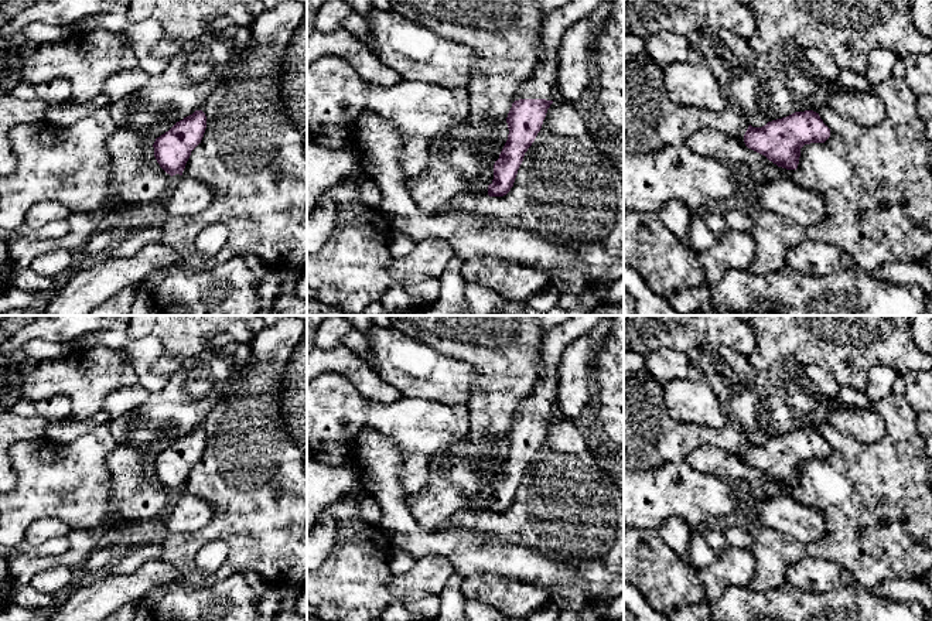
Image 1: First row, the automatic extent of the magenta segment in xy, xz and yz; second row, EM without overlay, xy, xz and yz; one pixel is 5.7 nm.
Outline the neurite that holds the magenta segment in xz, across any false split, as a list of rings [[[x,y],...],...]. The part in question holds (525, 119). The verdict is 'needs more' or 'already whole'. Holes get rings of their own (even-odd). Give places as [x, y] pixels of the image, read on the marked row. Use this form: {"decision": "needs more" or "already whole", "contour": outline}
{"decision": "needs more", "contour": [[[570,0],[550,11],[540,28],[540,61],[535,72],[515,92],[508,113],[508,140],[494,164],[494,180],[488,185],[489,197],[503,197],[513,187],[525,153],[542,129],[547,109],[556,98],[559,51],[564,34],[577,21],[593,16],[602,0]]]}

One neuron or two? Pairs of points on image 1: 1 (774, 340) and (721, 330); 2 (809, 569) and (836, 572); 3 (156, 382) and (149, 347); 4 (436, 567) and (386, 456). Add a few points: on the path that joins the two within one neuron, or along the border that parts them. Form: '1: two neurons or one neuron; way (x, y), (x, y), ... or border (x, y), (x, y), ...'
1: two neurons; border (754, 330), (754, 350), (748, 357)
2: one neuron; way (816, 572), (829, 572)
3: one neuron; way (147, 375), (144, 372), (144, 355)
4: two neurons; border (417, 560), (426, 556), (444, 556), (456, 572)

